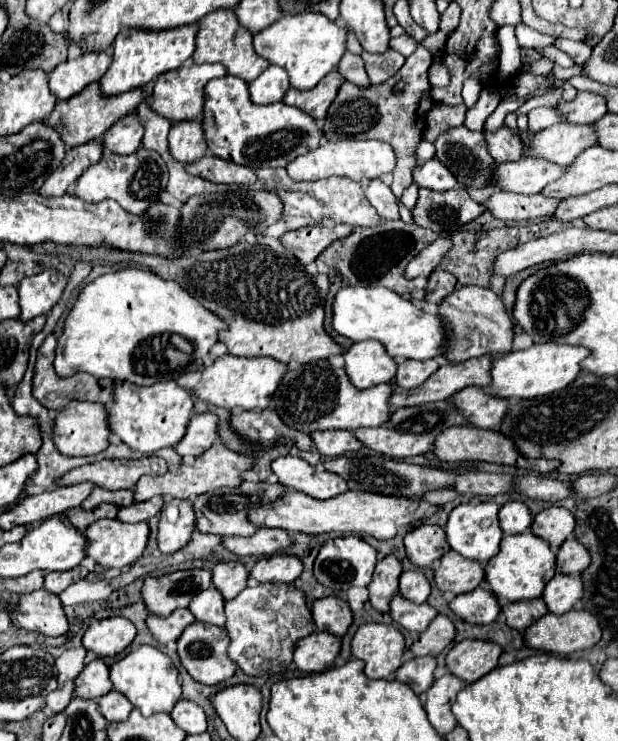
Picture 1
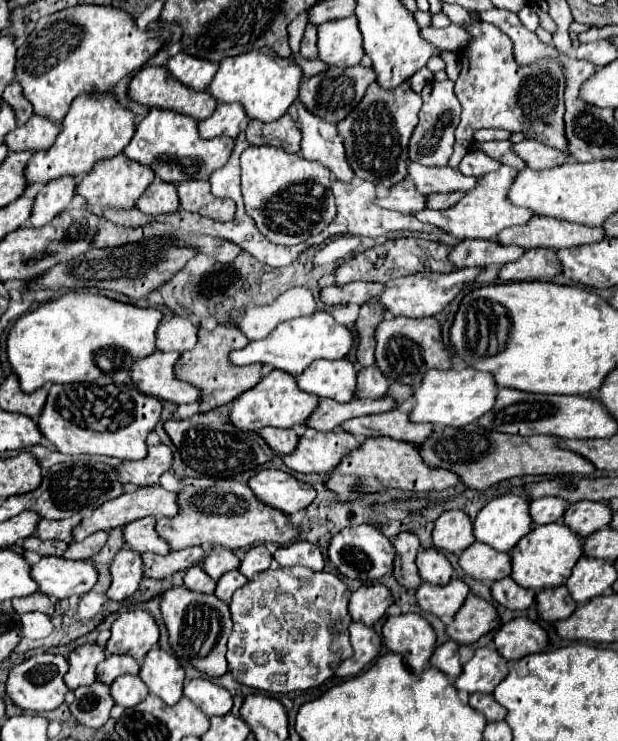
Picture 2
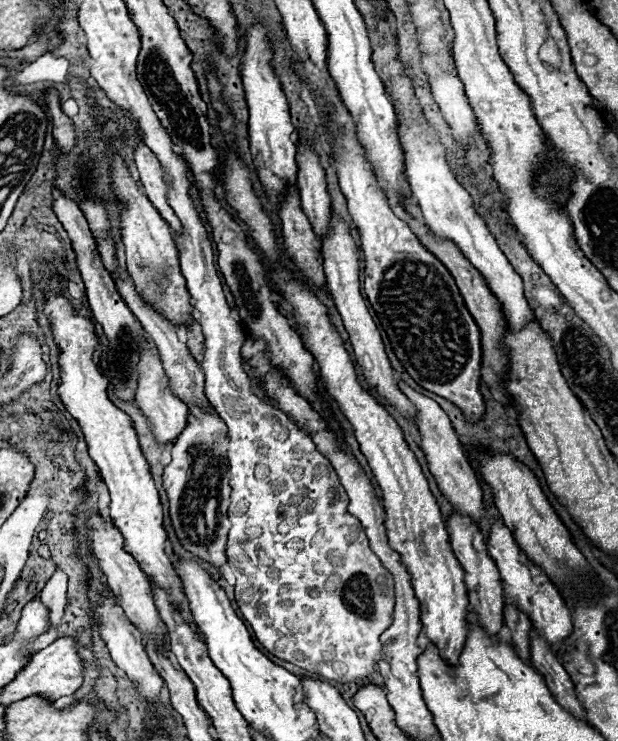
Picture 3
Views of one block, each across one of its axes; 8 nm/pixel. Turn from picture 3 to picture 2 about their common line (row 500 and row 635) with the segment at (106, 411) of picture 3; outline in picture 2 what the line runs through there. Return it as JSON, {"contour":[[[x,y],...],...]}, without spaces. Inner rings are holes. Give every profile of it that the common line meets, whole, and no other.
{"contour":[[[126,610],[112,624],[112,636],[106,644],[106,654],[130,654],[138,662],[148,650],[158,644],[160,630],[146,610]]]}

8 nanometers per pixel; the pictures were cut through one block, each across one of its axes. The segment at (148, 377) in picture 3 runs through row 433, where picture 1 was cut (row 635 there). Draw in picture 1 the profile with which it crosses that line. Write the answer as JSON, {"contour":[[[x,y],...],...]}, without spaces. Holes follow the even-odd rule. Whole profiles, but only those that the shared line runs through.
{"contour":[[[174,610],[168,618],[160,618],[160,616],[148,616],[146,624],[148,630],[152,632],[152,636],[160,642],[160,644],[168,644],[180,638],[180,634],[184,632],[186,626],[190,626],[194,622],[194,616],[190,610]]]}

